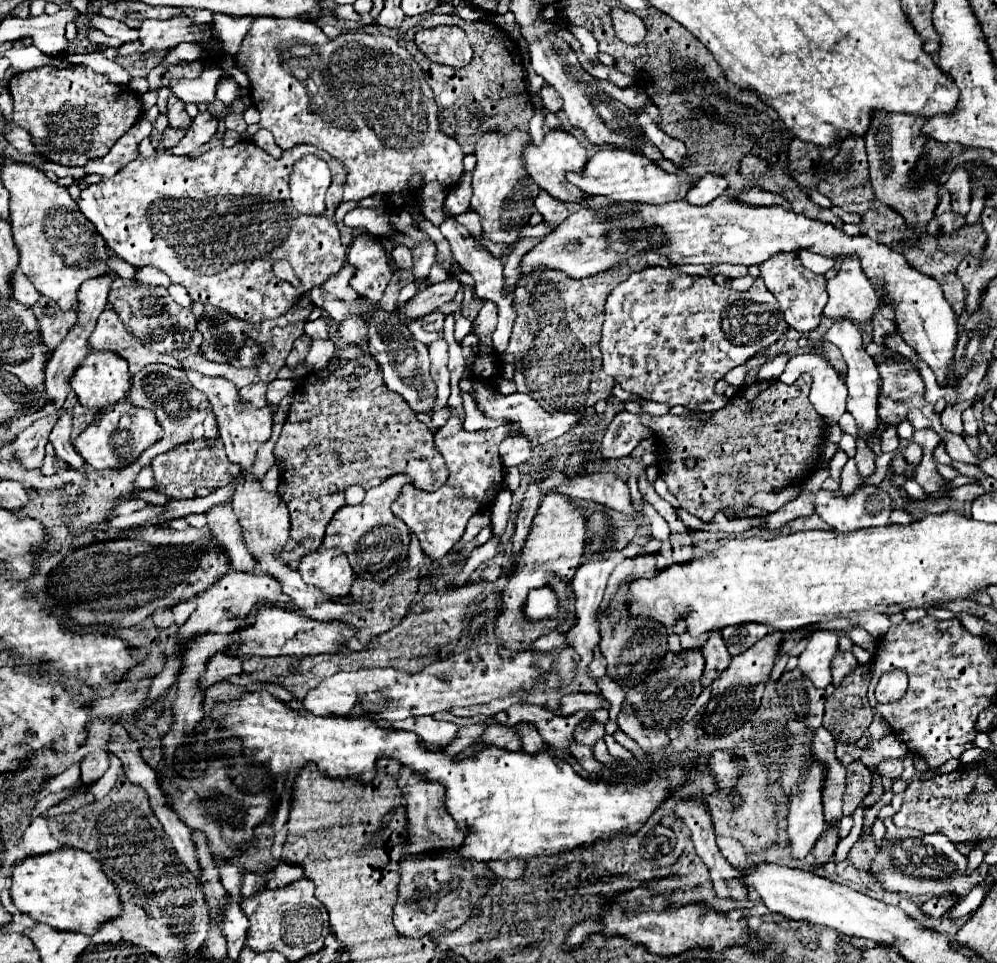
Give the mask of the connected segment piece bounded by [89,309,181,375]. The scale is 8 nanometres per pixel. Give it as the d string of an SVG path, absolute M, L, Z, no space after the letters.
M107 309L99 315L97 327L89 339L89 347L91 347L91 351L117 353L119 357L123 357L129 363L131 375L135 375L145 365L151 365L151 363L167 363L171 367L181 365L171 355L151 353L151 349L141 347L139 341L135 337L131 337L129 331L125 331L123 323L119 323L119 317L115 317L115 311L111 311L111 309Z

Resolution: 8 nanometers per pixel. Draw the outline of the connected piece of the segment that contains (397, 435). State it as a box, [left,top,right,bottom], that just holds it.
[275,343,449,565]

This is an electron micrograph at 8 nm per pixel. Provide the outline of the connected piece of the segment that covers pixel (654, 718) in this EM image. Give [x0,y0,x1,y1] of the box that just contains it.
[627,649,705,731]

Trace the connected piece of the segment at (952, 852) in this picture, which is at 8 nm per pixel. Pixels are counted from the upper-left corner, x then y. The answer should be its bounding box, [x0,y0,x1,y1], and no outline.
[871,819,981,897]

